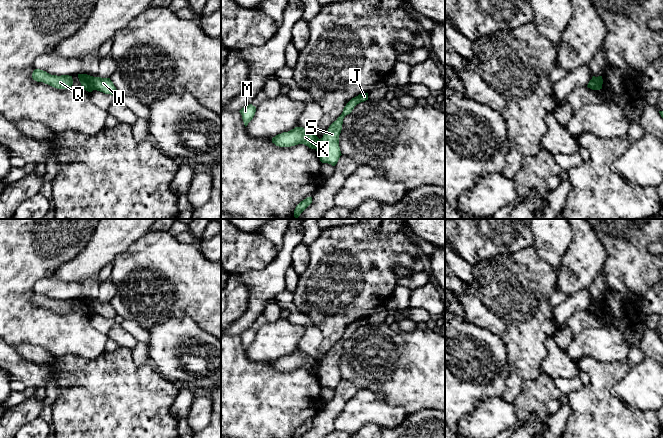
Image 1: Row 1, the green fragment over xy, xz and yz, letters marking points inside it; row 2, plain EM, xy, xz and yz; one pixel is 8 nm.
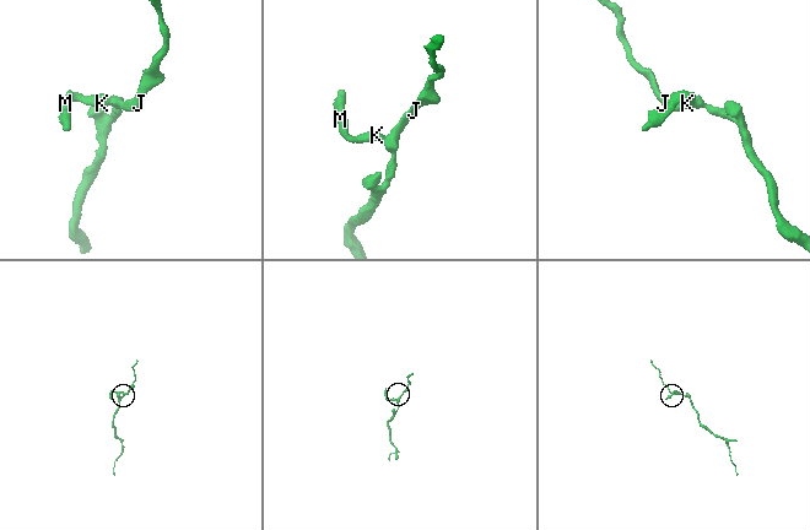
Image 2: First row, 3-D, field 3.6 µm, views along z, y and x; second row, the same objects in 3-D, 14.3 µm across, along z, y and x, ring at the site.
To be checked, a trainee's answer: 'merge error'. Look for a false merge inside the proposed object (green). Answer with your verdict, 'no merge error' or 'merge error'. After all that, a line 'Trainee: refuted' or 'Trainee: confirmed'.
merge error
Trainee: confirmed

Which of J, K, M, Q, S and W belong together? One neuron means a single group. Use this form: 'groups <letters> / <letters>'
groups J S W / K M Q

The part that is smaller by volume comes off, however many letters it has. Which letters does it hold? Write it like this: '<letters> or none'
K, M, Q

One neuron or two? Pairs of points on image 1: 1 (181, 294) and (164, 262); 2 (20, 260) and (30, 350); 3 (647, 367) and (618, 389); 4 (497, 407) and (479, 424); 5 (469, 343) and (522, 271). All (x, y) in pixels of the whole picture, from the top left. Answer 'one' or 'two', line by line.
1: one
2: two
3: one
4: one
5: two

